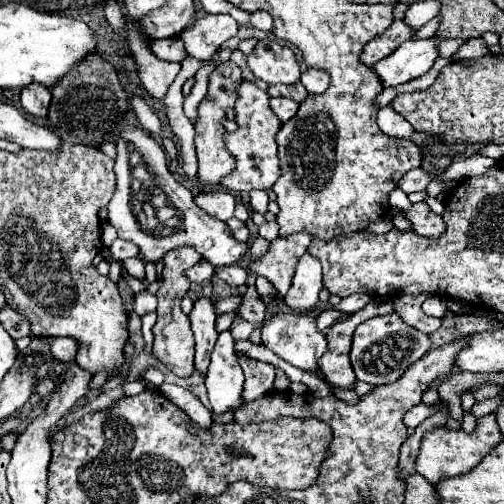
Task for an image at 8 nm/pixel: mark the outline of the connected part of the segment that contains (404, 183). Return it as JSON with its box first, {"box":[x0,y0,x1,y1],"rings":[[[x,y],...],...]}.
{"box":[399,168,433,194],"rings":[[[417,168],[409,174],[405,174],[401,180],[399,180],[399,188],[405,192],[405,194],[411,194],[411,192],[421,192],[425,190],[425,186],[433,180],[433,174],[425,172],[423,168]]]}

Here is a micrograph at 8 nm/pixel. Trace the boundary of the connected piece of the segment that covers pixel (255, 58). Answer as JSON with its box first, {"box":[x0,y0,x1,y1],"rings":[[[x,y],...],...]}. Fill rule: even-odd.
{"box":[247,40,301,84],"rings":[[[259,40],[247,64],[251,72],[267,84],[297,84],[301,78],[293,50],[271,40]]]}

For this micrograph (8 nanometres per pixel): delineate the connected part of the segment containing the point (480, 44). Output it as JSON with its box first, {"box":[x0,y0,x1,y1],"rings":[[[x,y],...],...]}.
{"box":[455,38,489,60],"rings":[[[471,38],[467,40],[459,52],[455,54],[455,60],[465,60],[465,58],[481,58],[481,56],[487,56],[489,54],[489,48],[487,44],[481,40],[481,38]]]}

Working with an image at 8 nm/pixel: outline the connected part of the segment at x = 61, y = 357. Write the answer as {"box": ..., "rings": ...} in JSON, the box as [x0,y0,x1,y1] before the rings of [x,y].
{"box":[47,338,79,362],"rings":[[[49,338],[47,344],[51,344],[51,352],[53,352],[53,358],[59,360],[59,362],[75,362],[75,356],[77,356],[77,350],[79,350],[79,344],[77,340],[71,340],[71,338]]]}

